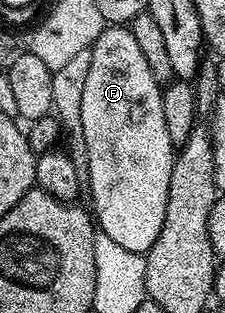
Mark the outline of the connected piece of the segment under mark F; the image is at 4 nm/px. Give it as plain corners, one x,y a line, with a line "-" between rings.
105,25
102,33
96,37
96,43
90,47
87,58
88,71
84,74
84,87
80,90
80,130
78,130
78,134
79,137
86,140
86,156
88,157
86,190
87,193
88,190
92,193
93,207
91,206
91,209
94,211
94,221
99,233
110,236
110,240
114,240
114,244
127,248
130,252
147,255
154,240
158,240
158,232
162,232
162,220
166,220
166,200
170,192
170,172
174,157
170,132
166,132
166,116
162,116
162,86
161,83
154,80
154,72
150,72
150,64
146,64
146,55
142,53
138,40
134,40
134,32
127,25

